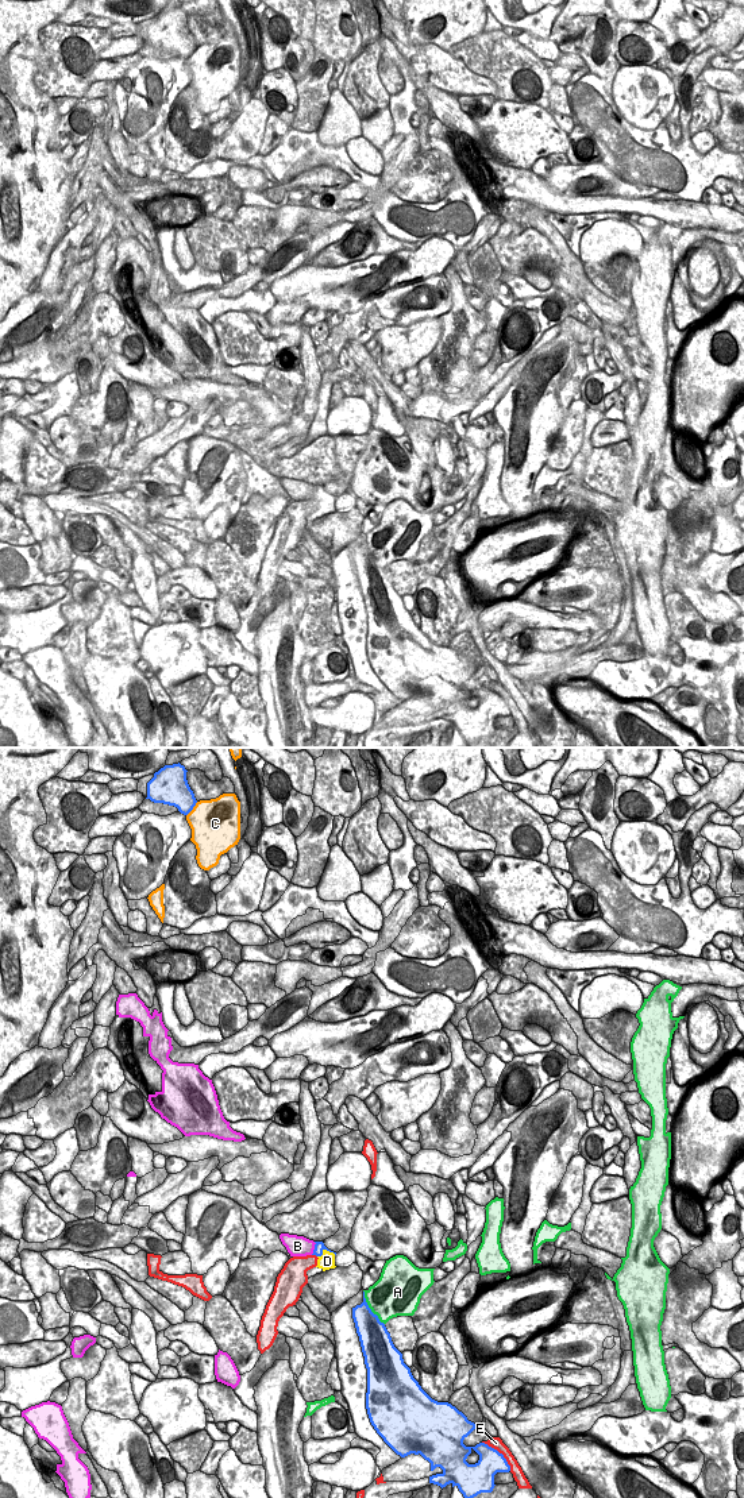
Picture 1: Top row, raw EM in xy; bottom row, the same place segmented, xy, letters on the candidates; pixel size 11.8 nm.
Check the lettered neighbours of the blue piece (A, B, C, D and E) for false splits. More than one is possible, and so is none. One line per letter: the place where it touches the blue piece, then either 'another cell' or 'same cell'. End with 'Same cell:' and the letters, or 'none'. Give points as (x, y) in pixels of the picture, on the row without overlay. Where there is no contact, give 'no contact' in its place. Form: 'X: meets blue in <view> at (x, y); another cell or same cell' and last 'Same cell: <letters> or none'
A: meets blue in xy at (369, 552); another cell
B: meets blue in xy at (315, 493); another cell
C: meets blue in xy at (192, 53); another cell
D: meets blue in xy at (326, 493); another cell
E: meets blue in xy at (498, 697); another cell
Same cell: none

